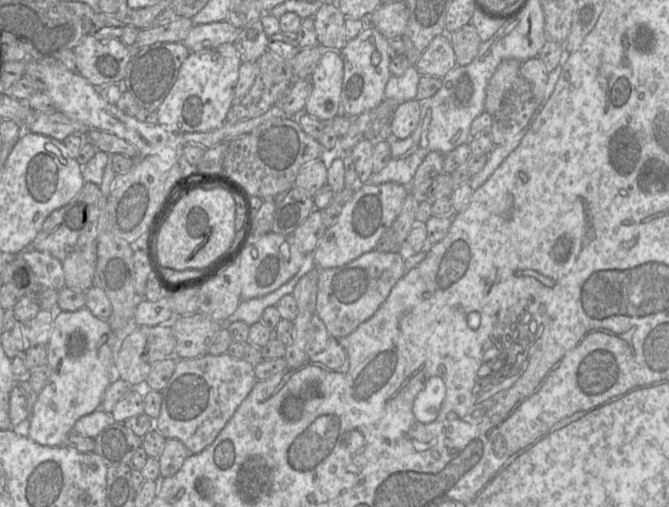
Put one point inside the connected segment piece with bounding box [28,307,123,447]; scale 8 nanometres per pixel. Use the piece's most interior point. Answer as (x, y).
(81, 350)

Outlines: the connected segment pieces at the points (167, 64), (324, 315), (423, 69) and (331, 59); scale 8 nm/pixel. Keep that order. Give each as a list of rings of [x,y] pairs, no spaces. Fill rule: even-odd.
[[[181,42],[155,43],[139,48],[130,46],[132,55],[122,88],[128,91],[140,108],[150,112],[156,112],[173,86],[182,63],[190,55],[191,51]]]
[[[375,249],[344,266],[319,270],[316,314],[325,324],[330,337],[345,337],[373,316],[405,274],[404,258],[400,252],[380,252]]]
[[[443,33],[436,36],[414,66],[421,76],[433,76],[441,79],[456,67],[456,57],[449,35]]]
[[[327,49],[310,76],[312,91],[303,112],[321,121],[341,113],[344,67],[340,51]]]

